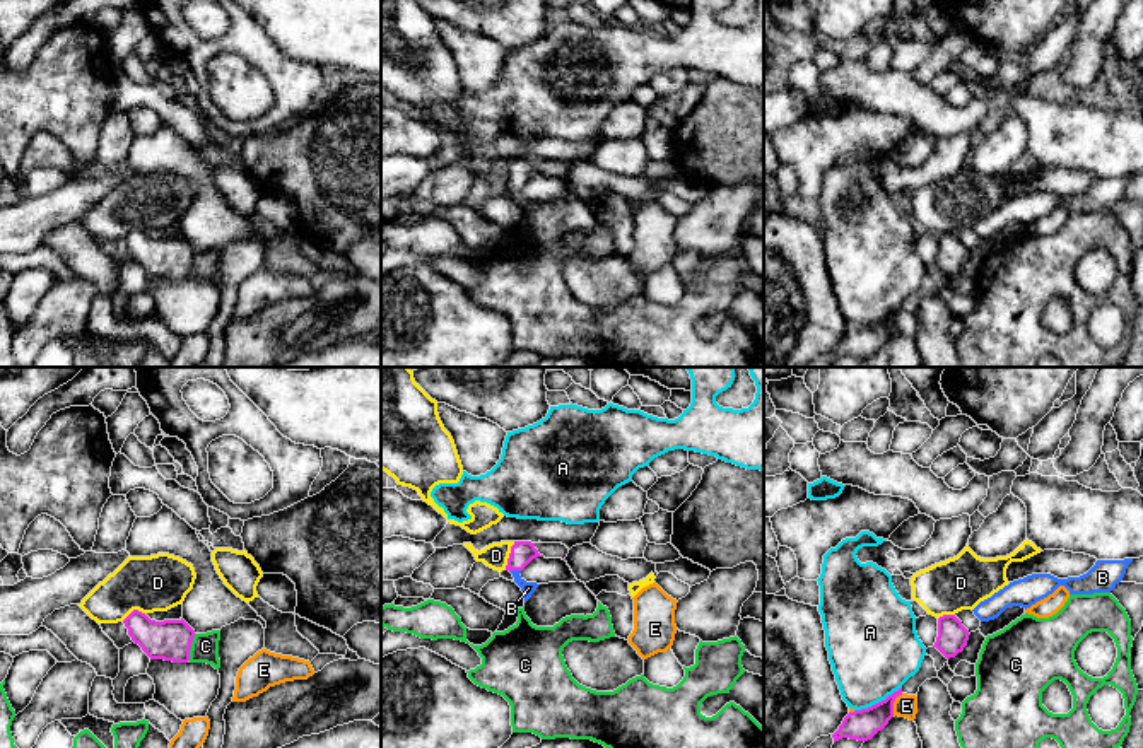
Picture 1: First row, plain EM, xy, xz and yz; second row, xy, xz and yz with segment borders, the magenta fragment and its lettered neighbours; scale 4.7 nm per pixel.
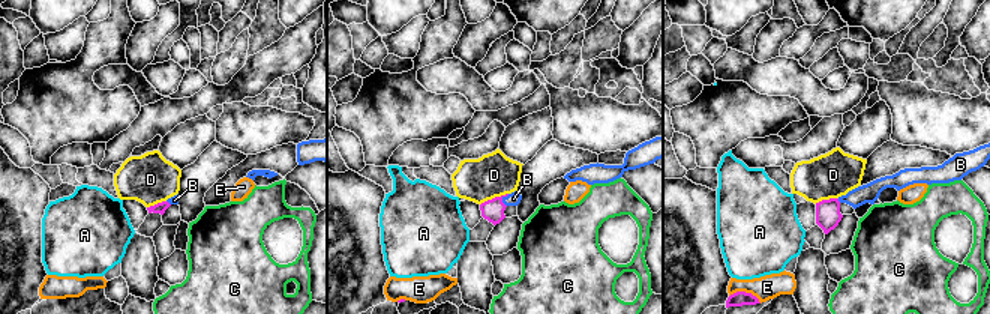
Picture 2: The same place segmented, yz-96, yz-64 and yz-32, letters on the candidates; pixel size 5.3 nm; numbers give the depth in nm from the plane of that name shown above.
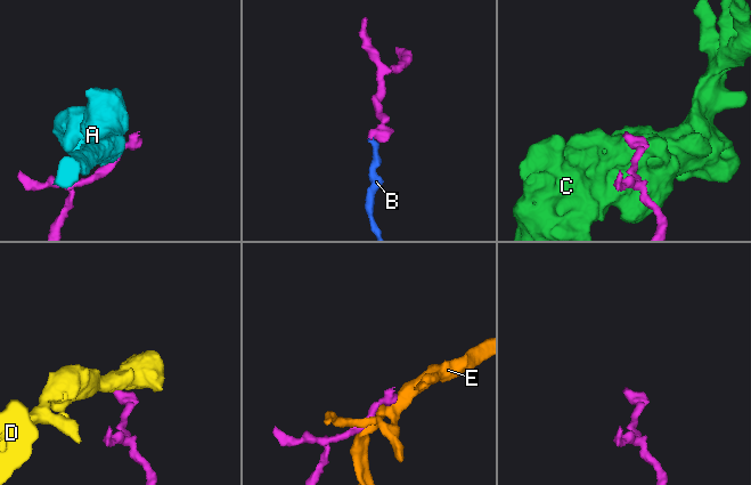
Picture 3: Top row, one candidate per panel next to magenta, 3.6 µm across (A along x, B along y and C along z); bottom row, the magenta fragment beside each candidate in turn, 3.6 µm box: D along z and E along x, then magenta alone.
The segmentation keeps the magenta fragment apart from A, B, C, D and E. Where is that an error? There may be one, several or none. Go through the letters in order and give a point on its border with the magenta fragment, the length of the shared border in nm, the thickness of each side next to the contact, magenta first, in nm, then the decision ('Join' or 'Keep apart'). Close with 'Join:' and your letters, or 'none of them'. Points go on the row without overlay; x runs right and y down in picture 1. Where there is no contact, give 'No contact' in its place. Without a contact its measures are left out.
A: Touches magenta at yz (879, 320). Shared border 260 nm. Thickness 150 nm (magenta) against 420 nm. Keep apart
B: Touches magenta at xz (515, 186). Shared border 60 nm. Thickness 110 nm (magenta) against 60 nm. Join
C: Touches magenta at xy (190, 265). Shared border 130 nm. Thickness 190 nm (magenta) against 130 nm. Keep apart
D: Touches magenta at xz (509, 173). Shared border 140 nm. Thickness 110 nm (magenta) against 120 nm. Keep apart
E: Touches magenta at yz (892, 321). Shared border 120 nm. Thickness 150 nm (magenta) against 110 nm. Keep apart
Join: B

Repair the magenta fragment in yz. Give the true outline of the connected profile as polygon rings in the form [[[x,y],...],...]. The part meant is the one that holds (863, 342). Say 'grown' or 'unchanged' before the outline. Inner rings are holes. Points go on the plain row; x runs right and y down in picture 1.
unchanged; [[[902,306],[868,326],[849,330],[832,352],[834,360],[842,355],[858,359],[871,357],[894,335],[894,319],[899,313],[902,313]]]

